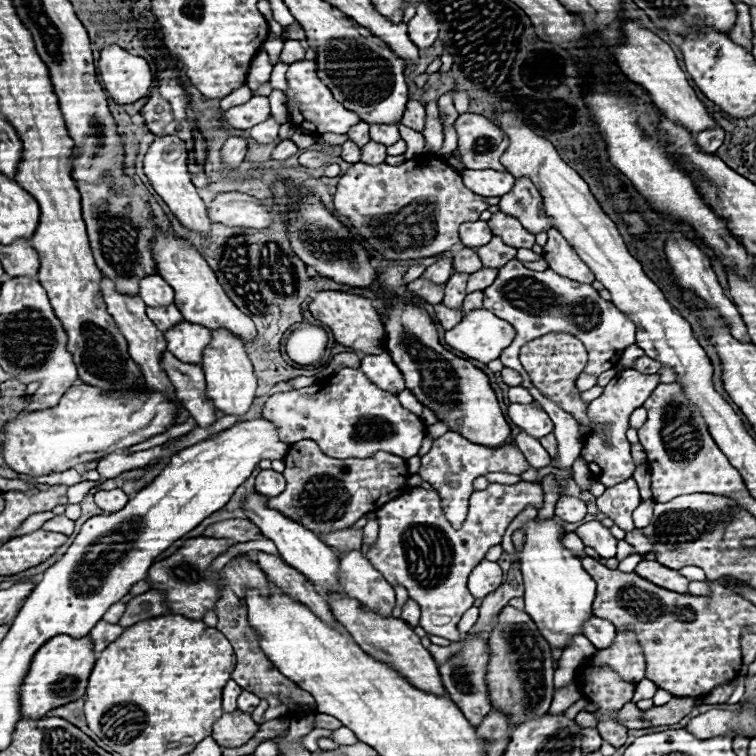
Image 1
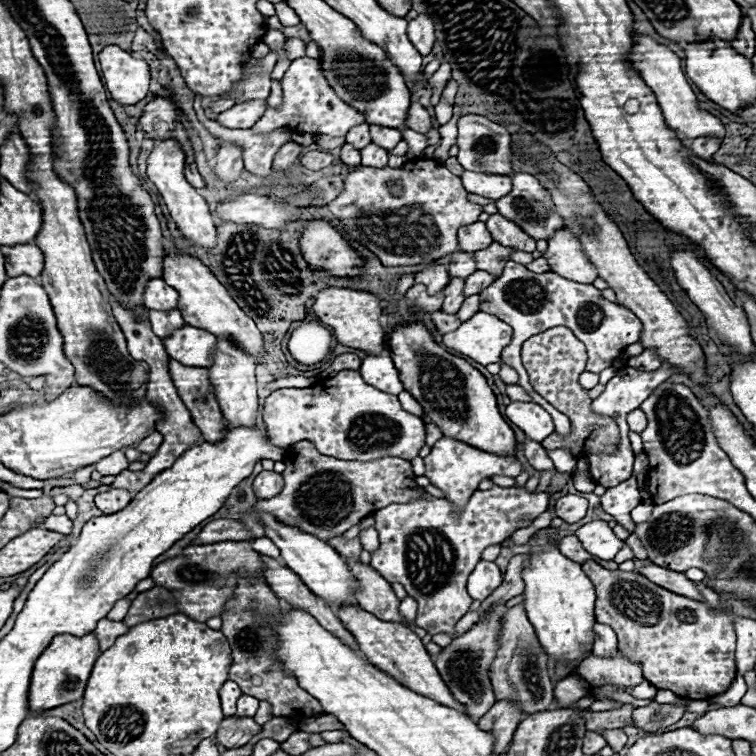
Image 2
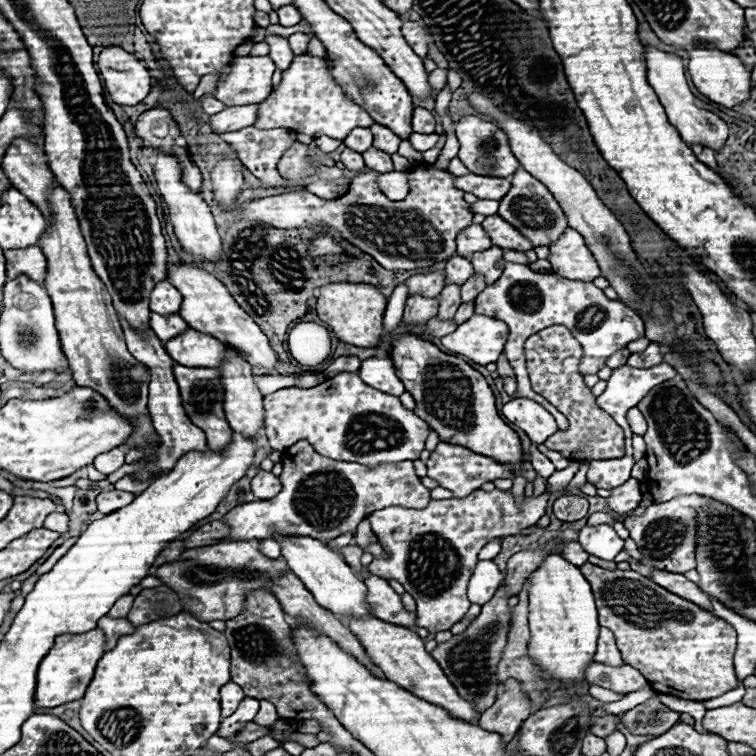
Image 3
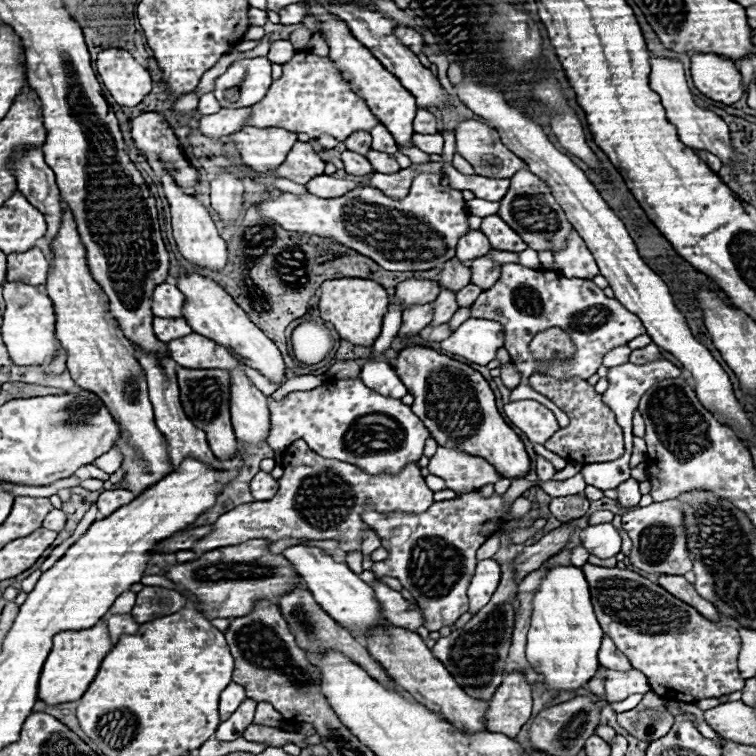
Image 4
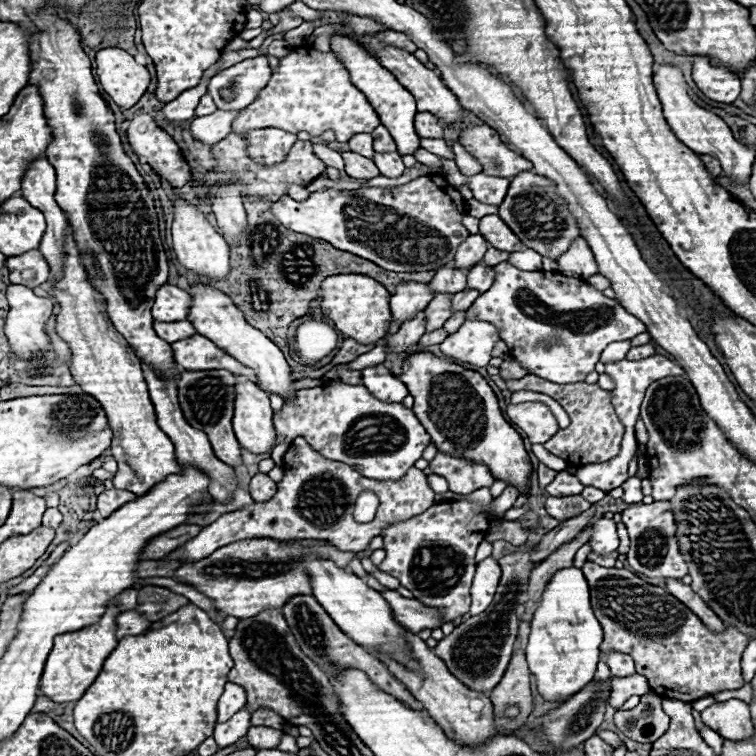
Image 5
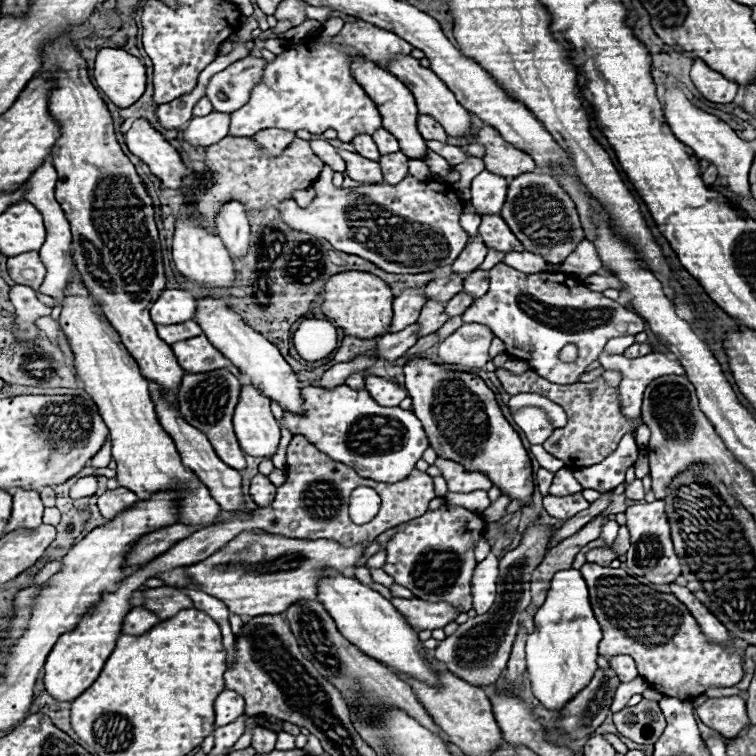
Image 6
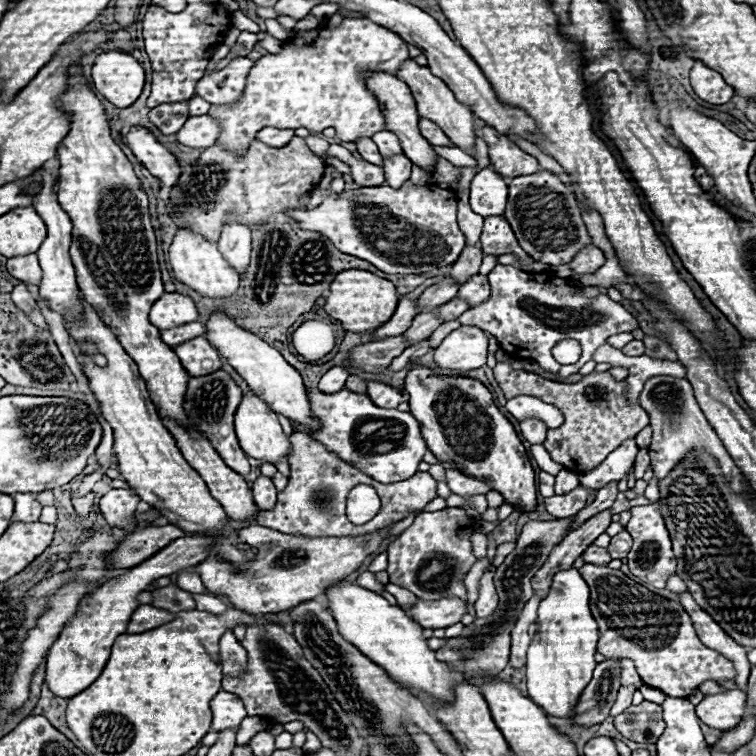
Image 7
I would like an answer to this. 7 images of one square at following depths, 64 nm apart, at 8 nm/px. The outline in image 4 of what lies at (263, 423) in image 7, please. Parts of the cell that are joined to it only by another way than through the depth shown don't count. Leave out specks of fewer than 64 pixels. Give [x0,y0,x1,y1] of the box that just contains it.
[230,370,270,446]

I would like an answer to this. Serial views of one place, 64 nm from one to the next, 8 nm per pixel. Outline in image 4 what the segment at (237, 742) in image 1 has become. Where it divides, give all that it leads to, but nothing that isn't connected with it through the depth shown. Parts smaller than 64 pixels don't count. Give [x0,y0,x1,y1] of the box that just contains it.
[242,724,308,748]

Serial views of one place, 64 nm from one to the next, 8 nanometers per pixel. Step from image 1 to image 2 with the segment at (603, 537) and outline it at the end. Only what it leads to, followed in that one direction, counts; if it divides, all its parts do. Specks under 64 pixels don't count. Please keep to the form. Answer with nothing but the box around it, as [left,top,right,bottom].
[576,520,624,560]

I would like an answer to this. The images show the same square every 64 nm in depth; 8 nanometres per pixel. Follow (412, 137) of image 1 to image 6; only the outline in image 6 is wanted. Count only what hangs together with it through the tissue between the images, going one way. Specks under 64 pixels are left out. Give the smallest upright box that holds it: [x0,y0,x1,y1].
[426,142,468,166]

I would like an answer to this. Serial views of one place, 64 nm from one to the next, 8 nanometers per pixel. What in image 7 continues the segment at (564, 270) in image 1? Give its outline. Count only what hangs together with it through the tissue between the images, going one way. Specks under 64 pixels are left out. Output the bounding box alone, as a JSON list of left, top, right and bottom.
[572,246,606,274]

